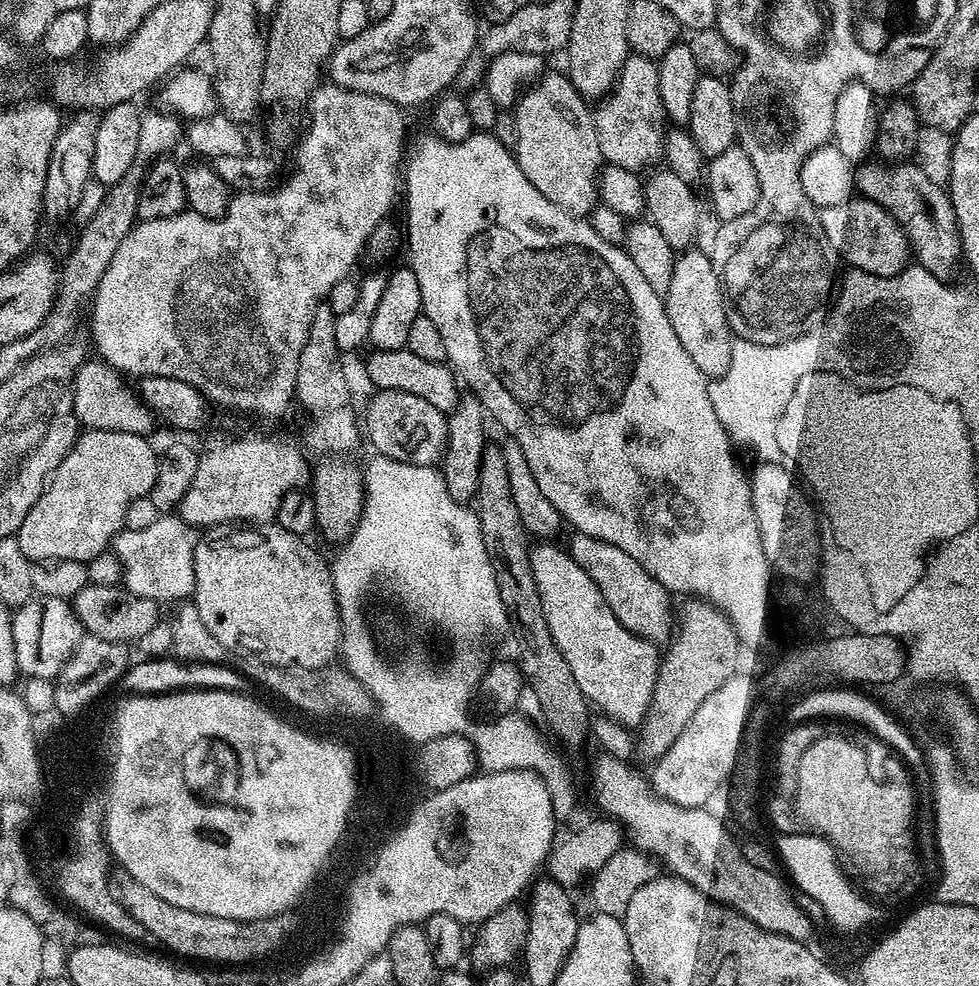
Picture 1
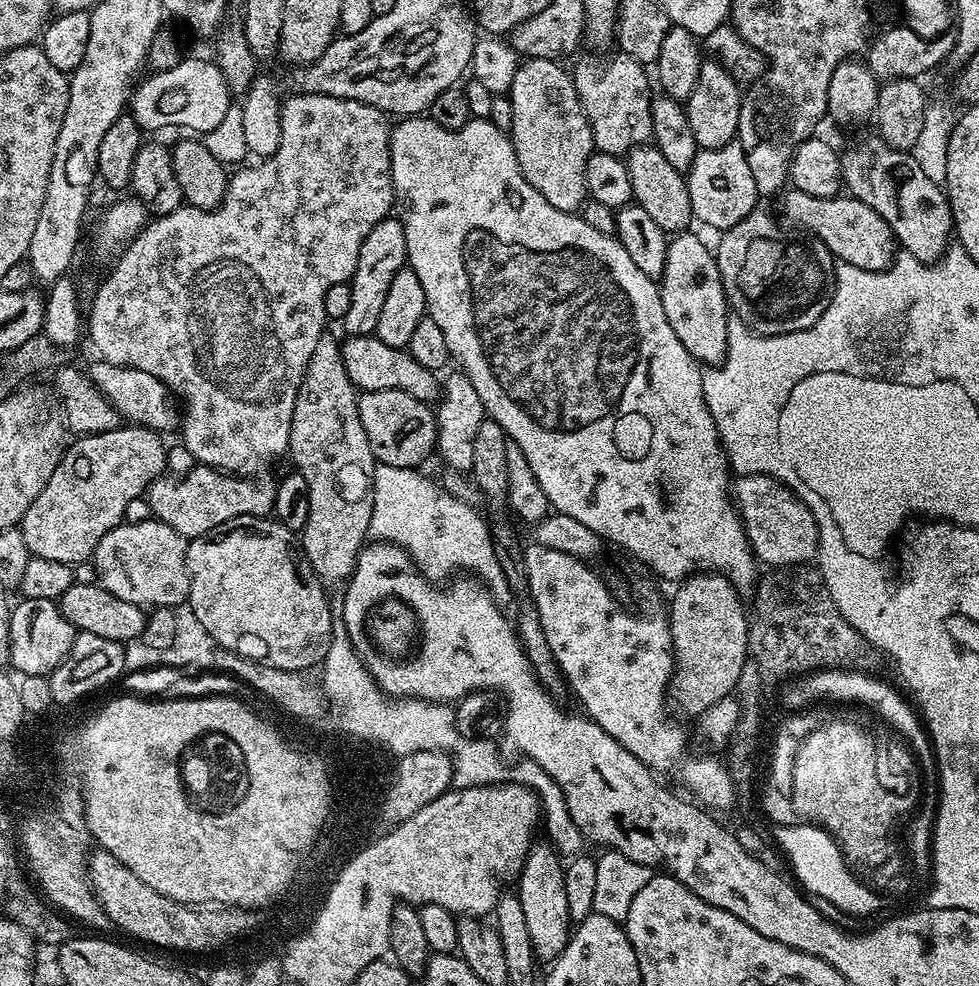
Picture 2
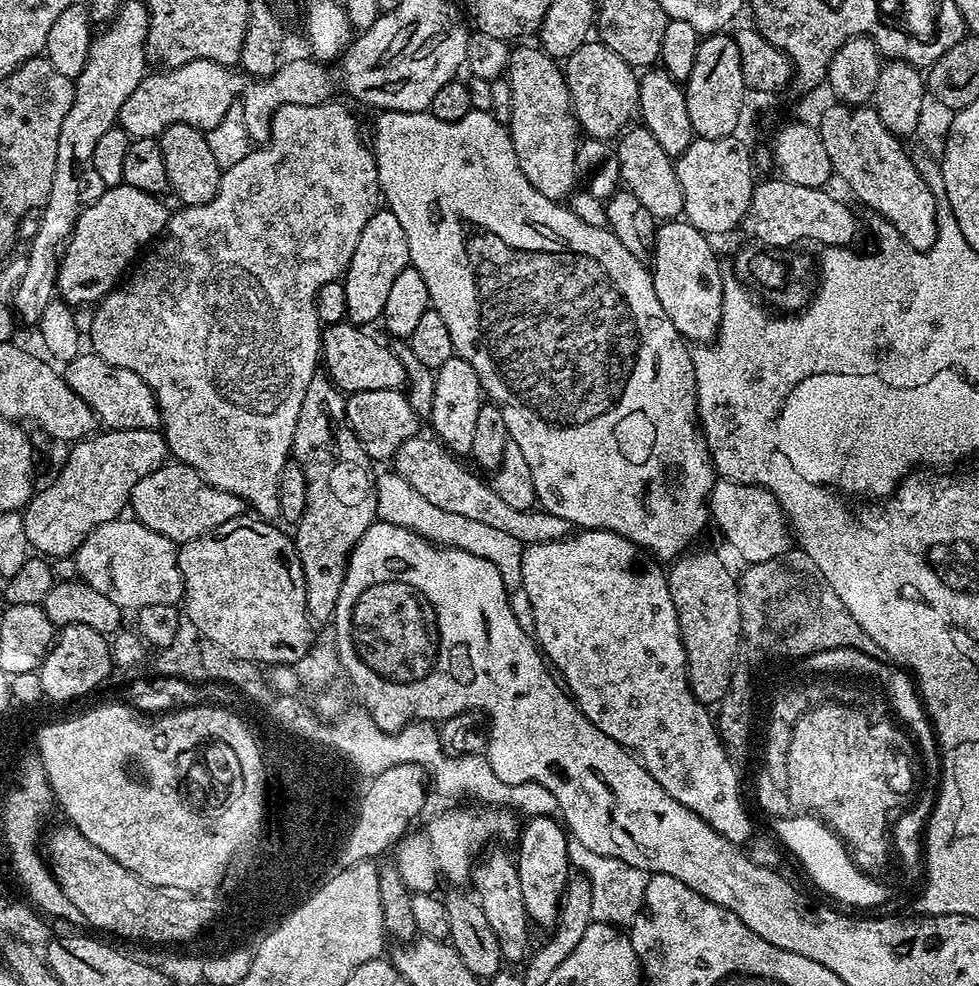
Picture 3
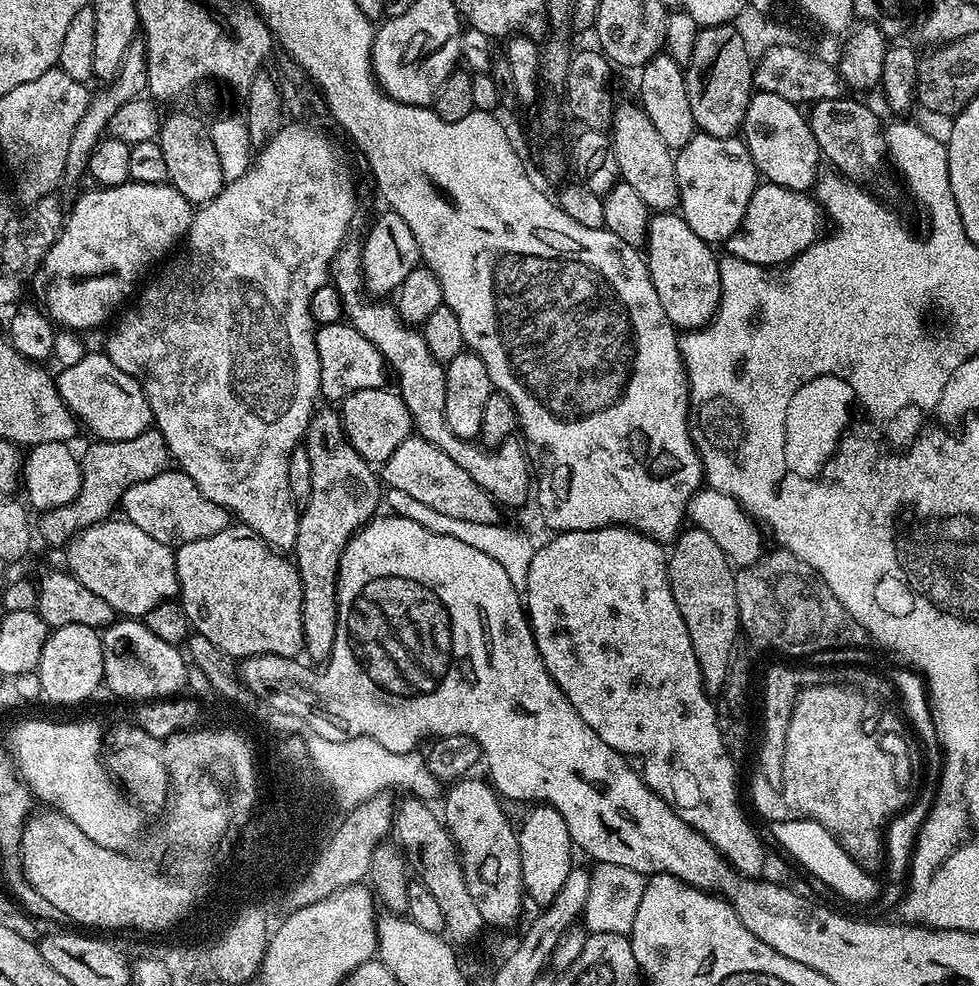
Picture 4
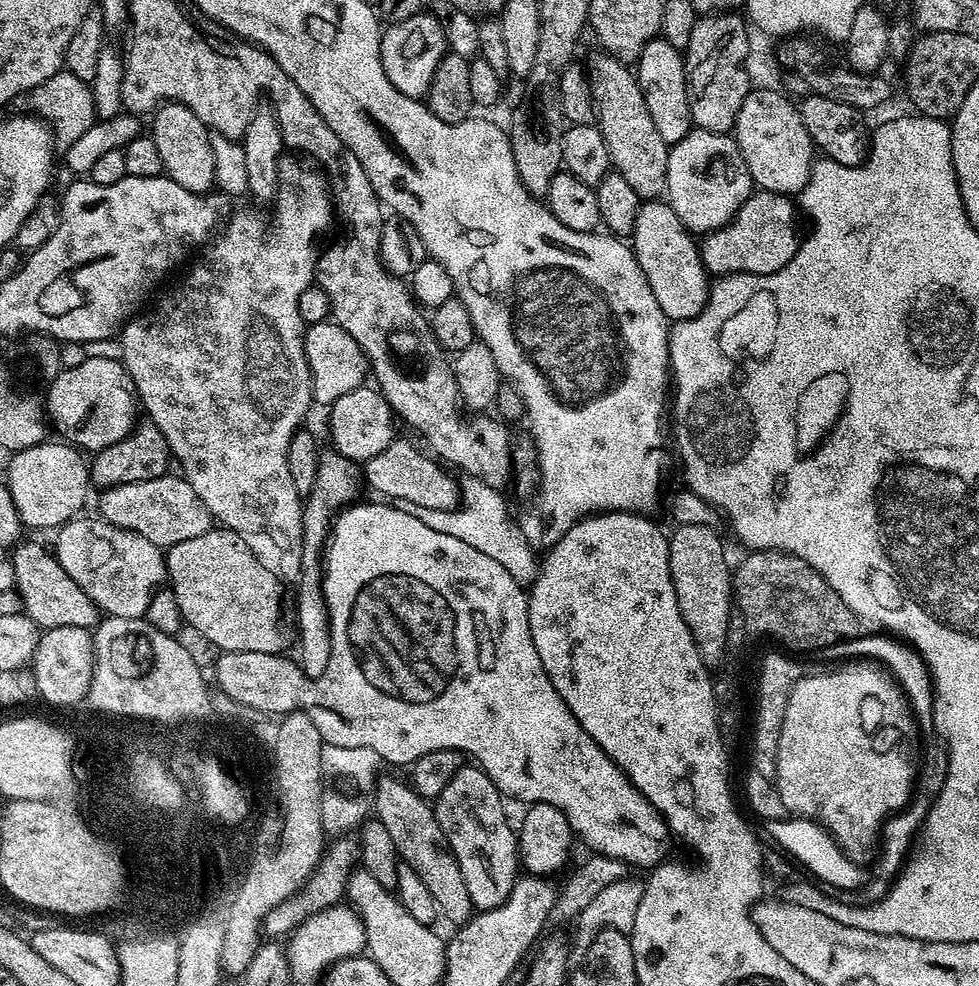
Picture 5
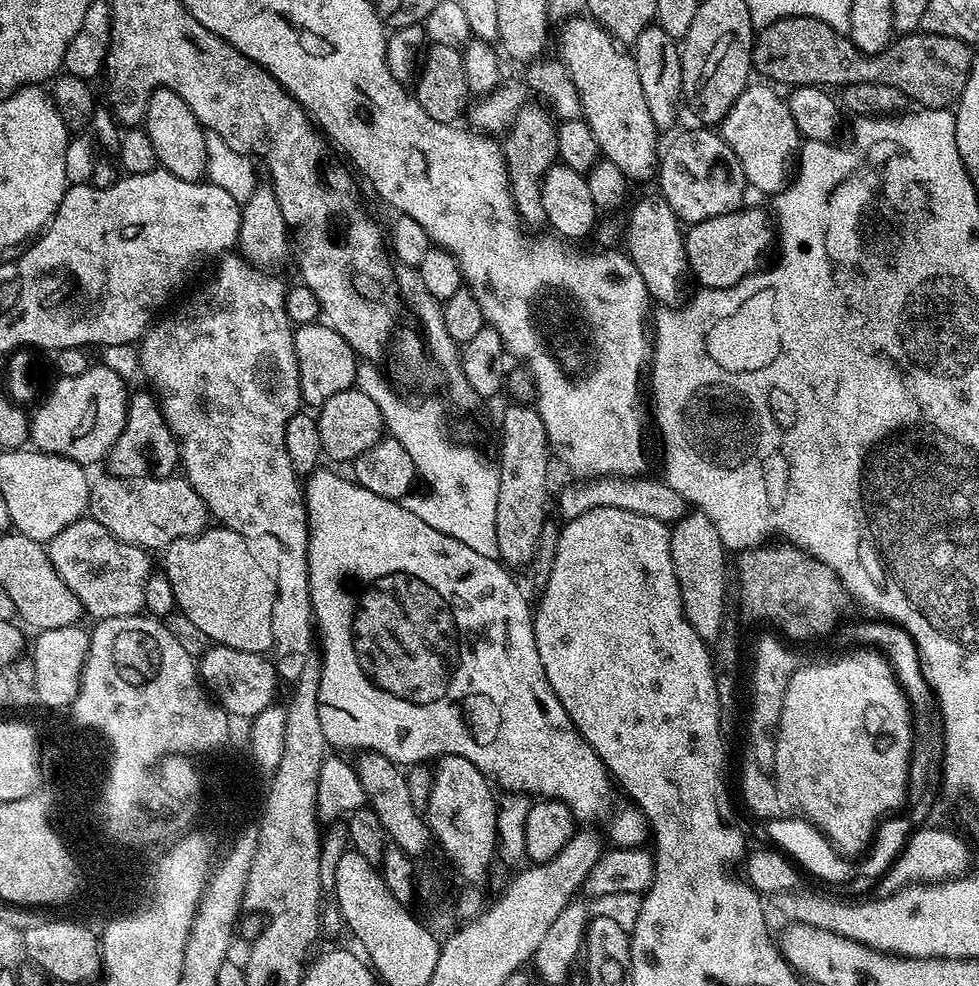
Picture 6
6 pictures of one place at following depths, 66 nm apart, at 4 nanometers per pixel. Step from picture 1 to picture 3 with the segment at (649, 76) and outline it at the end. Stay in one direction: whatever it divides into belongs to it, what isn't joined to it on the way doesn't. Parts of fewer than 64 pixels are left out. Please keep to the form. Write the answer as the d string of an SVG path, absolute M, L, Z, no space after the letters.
M590 38L574 54L570 54L563 61L564 81L568 83L572 111L576 114L576 121L580 123L583 135L593 140L615 141L637 119L640 111L640 76L637 69L632 68L614 50L610 50L599 39Z

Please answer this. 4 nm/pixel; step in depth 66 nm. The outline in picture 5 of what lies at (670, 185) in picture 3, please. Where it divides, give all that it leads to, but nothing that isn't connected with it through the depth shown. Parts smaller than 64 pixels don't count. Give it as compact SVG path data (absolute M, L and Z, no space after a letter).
M607 54L599 55L590 57L586 68L590 73L590 87L595 100L594 116L602 138L606 138L606 150L610 150L612 168L622 174L626 182L630 182L634 194L638 194L641 201L663 197L668 190L666 162L670 146L662 142L650 119L650 110L646 110L646 98L642 98L635 71L625 61L615 60Z

